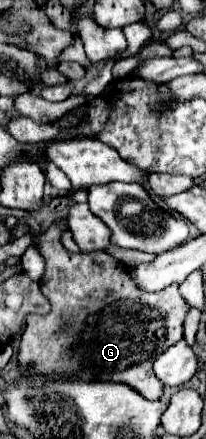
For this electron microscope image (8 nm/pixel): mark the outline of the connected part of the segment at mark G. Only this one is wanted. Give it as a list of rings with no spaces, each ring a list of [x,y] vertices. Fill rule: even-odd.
[[[66,218],[56,220],[36,242],[40,254],[46,260],[46,272],[40,278],[40,290],[50,300],[50,312],[46,316],[30,314],[26,318],[26,328],[18,346],[20,364],[26,366],[32,362],[38,366],[38,372],[46,376],[76,374],[82,380],[126,382],[128,386],[134,386],[134,390],[138,390],[144,398],[160,400],[164,394],[164,384],[154,376],[152,364],[162,354],[162,350],[182,340],[184,320],[190,312],[190,304],[180,296],[180,284],[170,284],[168,288],[158,292],[142,290],[128,278],[128,270],[108,252],[68,252],[60,242],[66,230]],[[64,324],[68,326],[68,330],[60,332]]]

